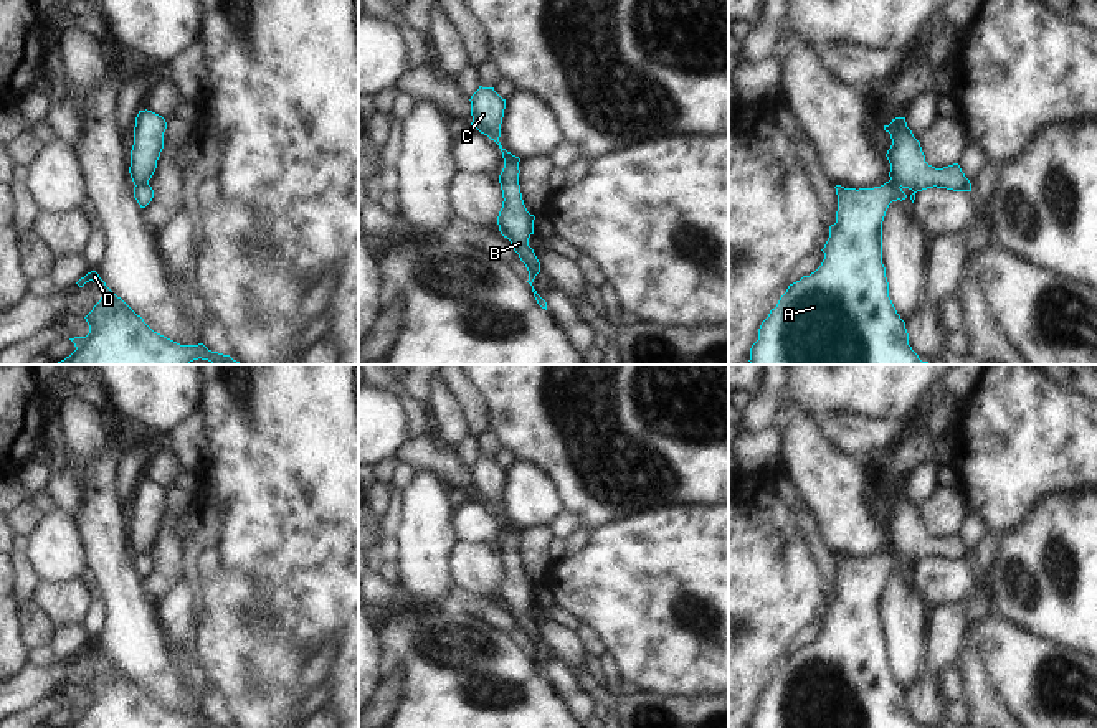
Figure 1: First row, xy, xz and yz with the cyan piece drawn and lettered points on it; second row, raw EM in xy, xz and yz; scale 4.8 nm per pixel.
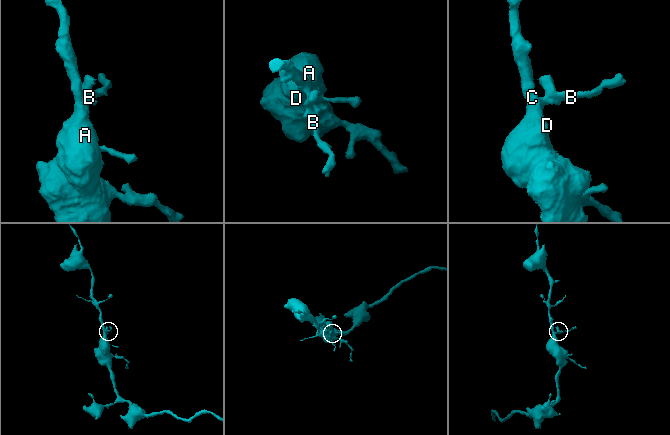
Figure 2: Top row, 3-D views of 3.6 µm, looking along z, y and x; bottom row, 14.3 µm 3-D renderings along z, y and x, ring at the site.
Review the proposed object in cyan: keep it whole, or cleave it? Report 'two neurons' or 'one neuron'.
two neurons

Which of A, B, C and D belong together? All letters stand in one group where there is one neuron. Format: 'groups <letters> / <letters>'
groups A C D / B

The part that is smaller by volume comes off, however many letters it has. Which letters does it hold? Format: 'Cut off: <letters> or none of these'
Cut off: B

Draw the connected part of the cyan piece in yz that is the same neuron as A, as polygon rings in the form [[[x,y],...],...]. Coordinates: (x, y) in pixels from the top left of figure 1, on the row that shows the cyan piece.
[[[889,180],[874,188],[844,188],[836,185],[836,223],[821,249],[824,259],[810,276],[788,286],[775,309],[758,329],[758,340],[750,348],[750,365],[928,365],[909,345],[905,322],[890,297],[882,264],[882,221],[892,201],[905,200],[902,188]]]

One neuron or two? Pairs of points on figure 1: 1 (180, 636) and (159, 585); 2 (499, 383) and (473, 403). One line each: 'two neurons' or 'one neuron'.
1: two neurons
2: two neurons

